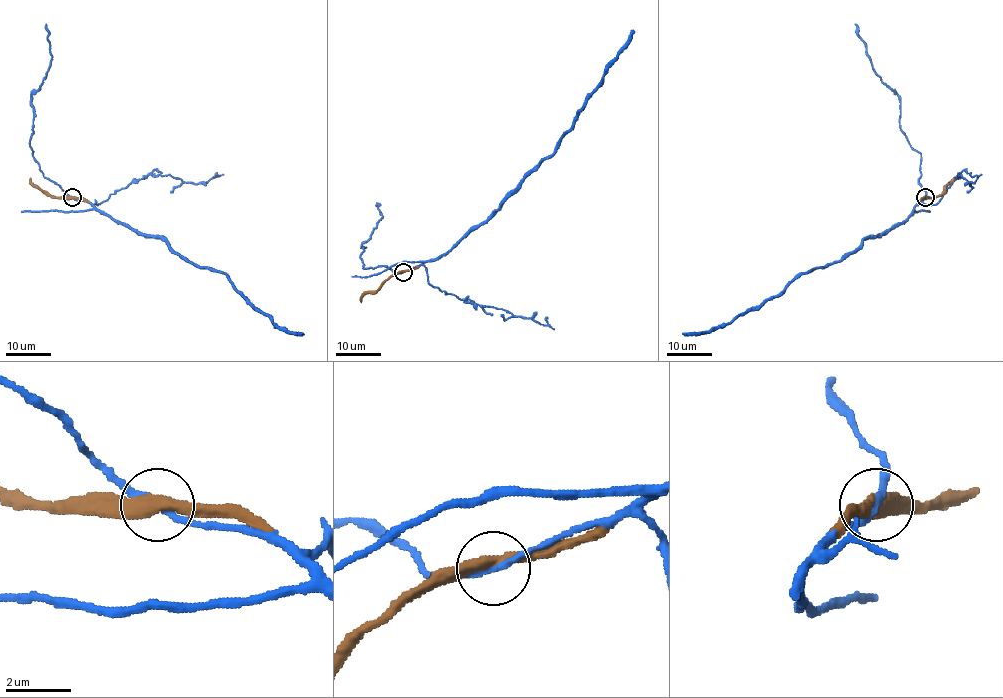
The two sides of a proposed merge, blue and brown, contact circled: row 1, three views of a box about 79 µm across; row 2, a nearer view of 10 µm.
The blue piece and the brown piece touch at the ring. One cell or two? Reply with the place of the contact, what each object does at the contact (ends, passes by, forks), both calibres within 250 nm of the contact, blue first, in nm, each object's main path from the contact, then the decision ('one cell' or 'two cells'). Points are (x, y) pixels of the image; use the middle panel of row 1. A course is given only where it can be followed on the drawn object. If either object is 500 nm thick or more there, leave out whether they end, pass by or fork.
(403, 272) | blue passes by | brown passes by | 190/400 nm | blue via (403, 272), (450, 251), (554, 152), (560, 138), (573, 124), (588, 96), (633, 30) | brown via (402, 272), (395, 272), (376, 290), (369, 290), (360, 303) | one cell

